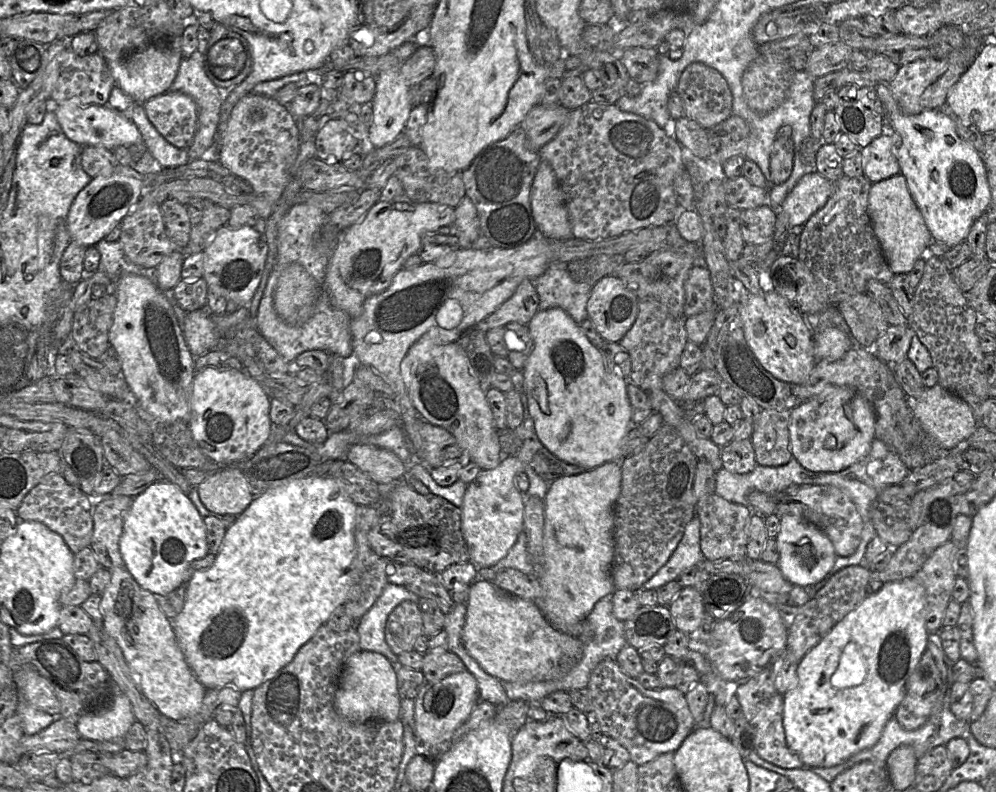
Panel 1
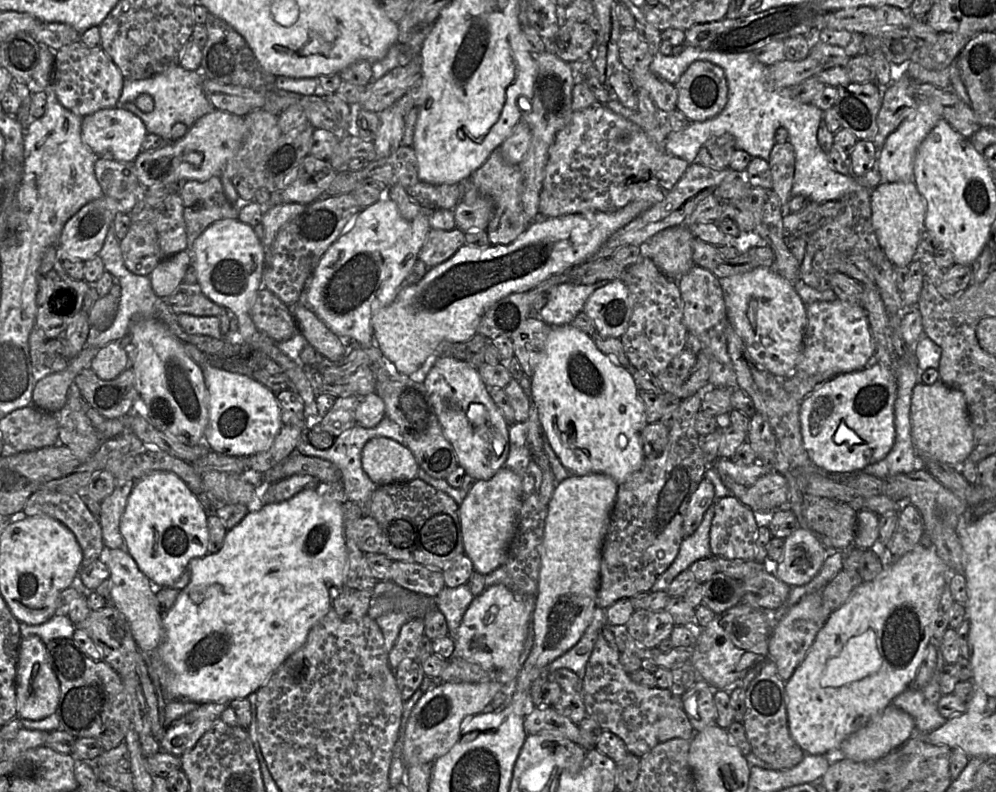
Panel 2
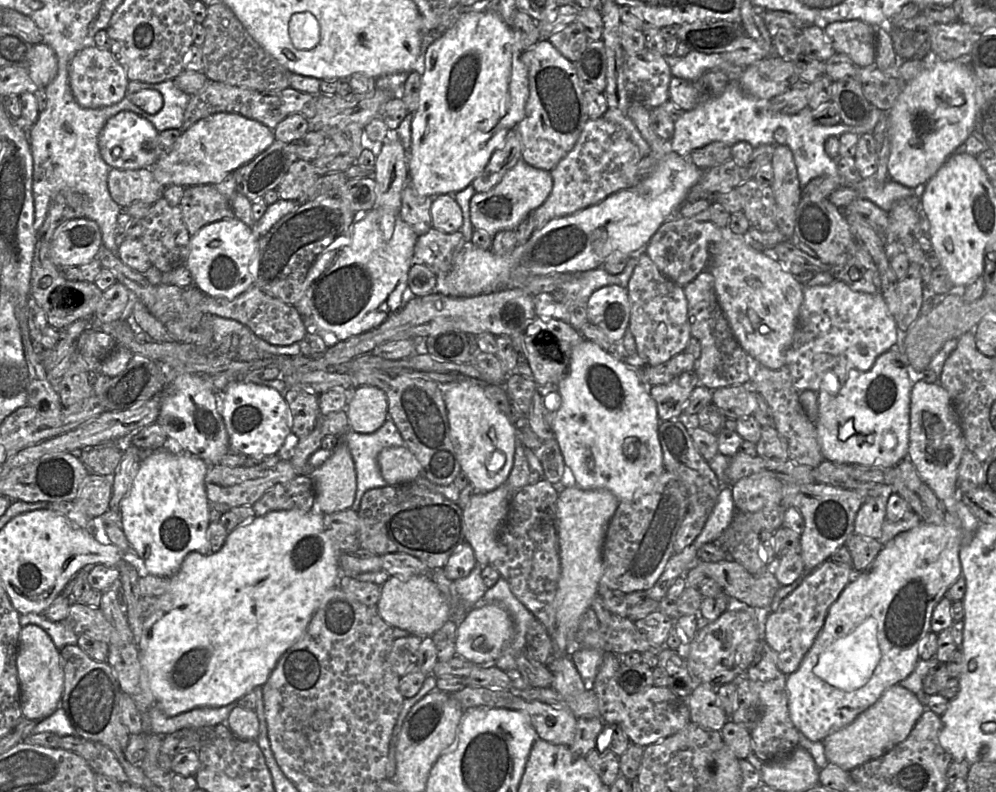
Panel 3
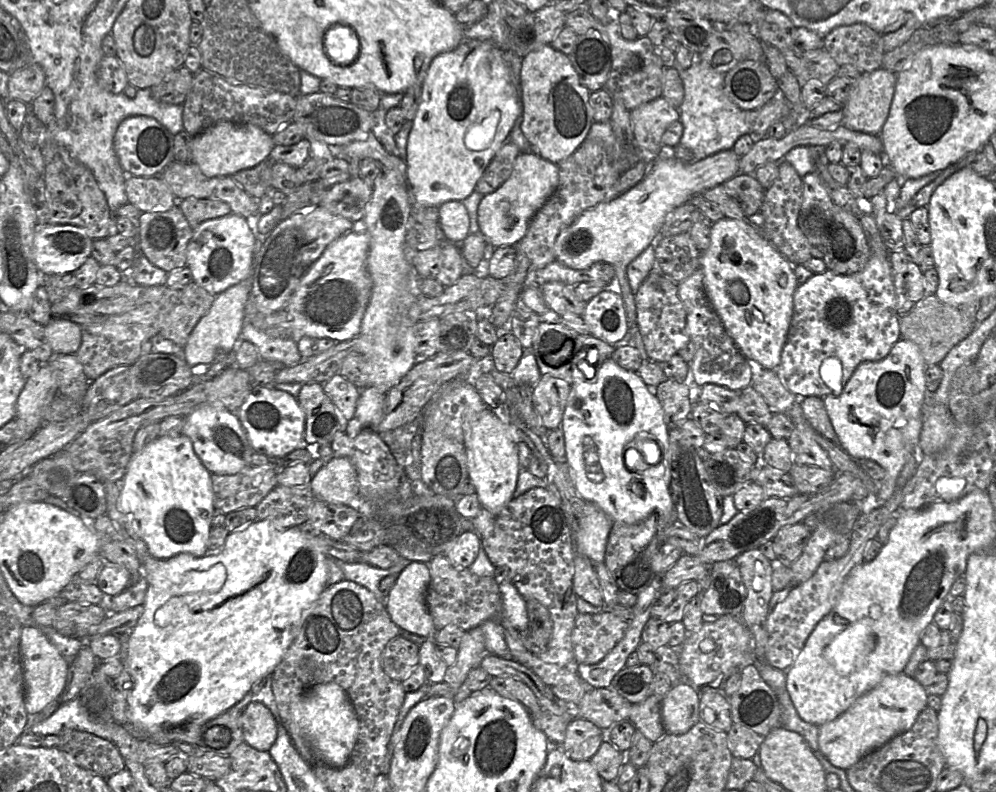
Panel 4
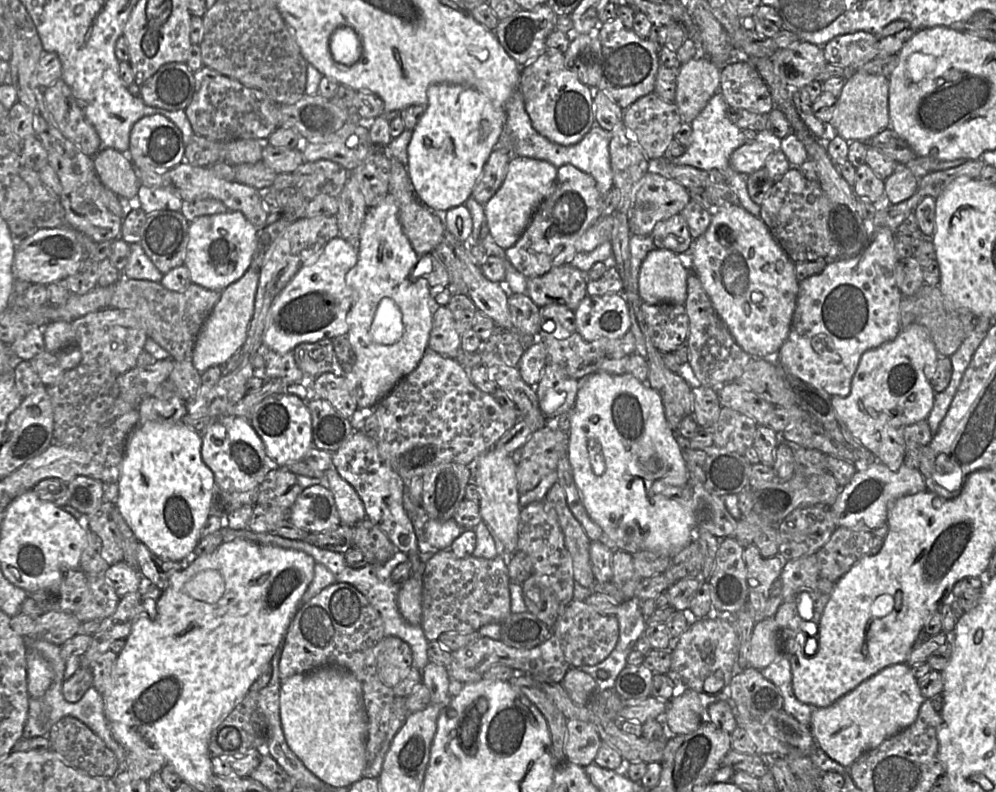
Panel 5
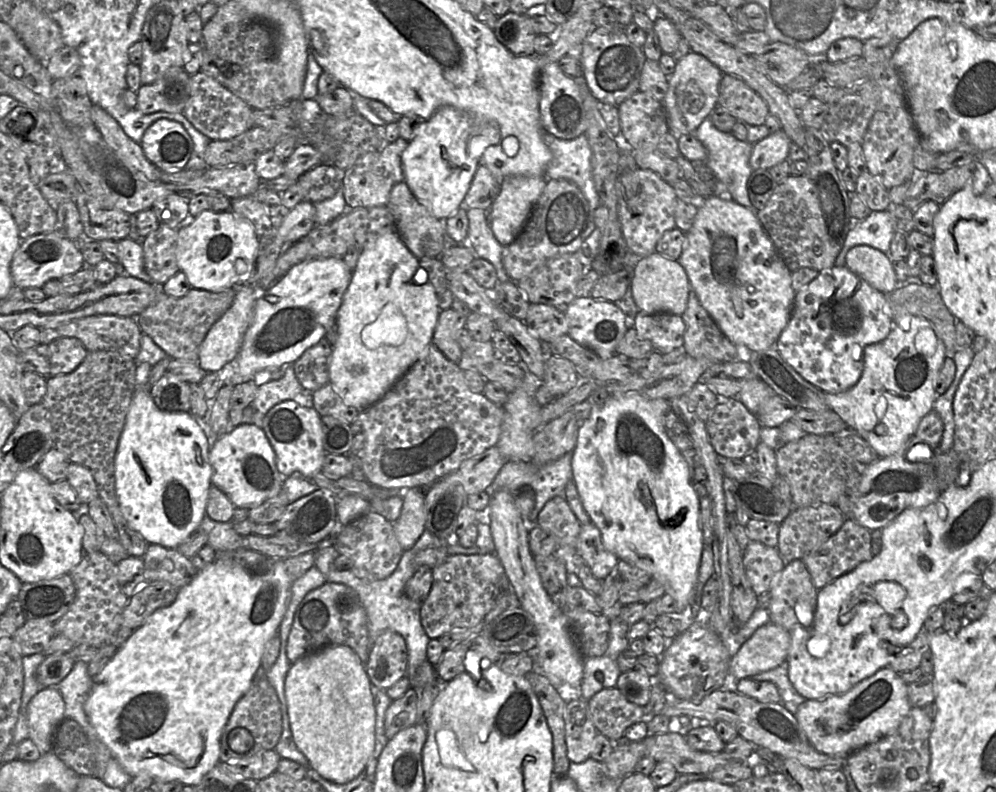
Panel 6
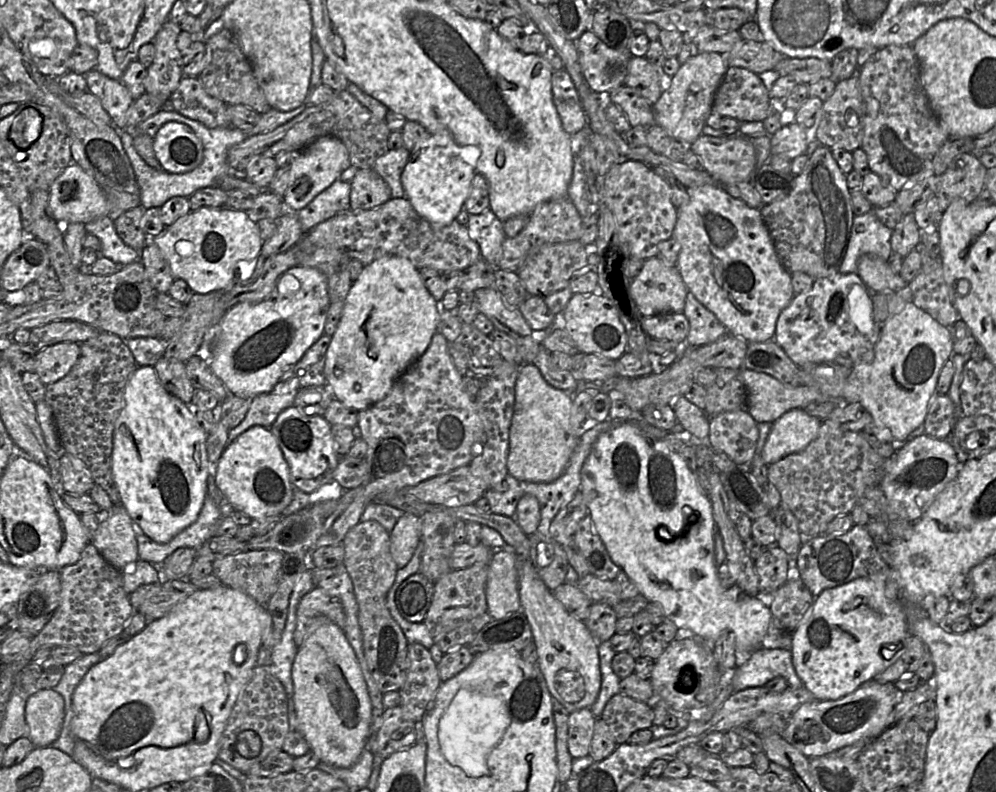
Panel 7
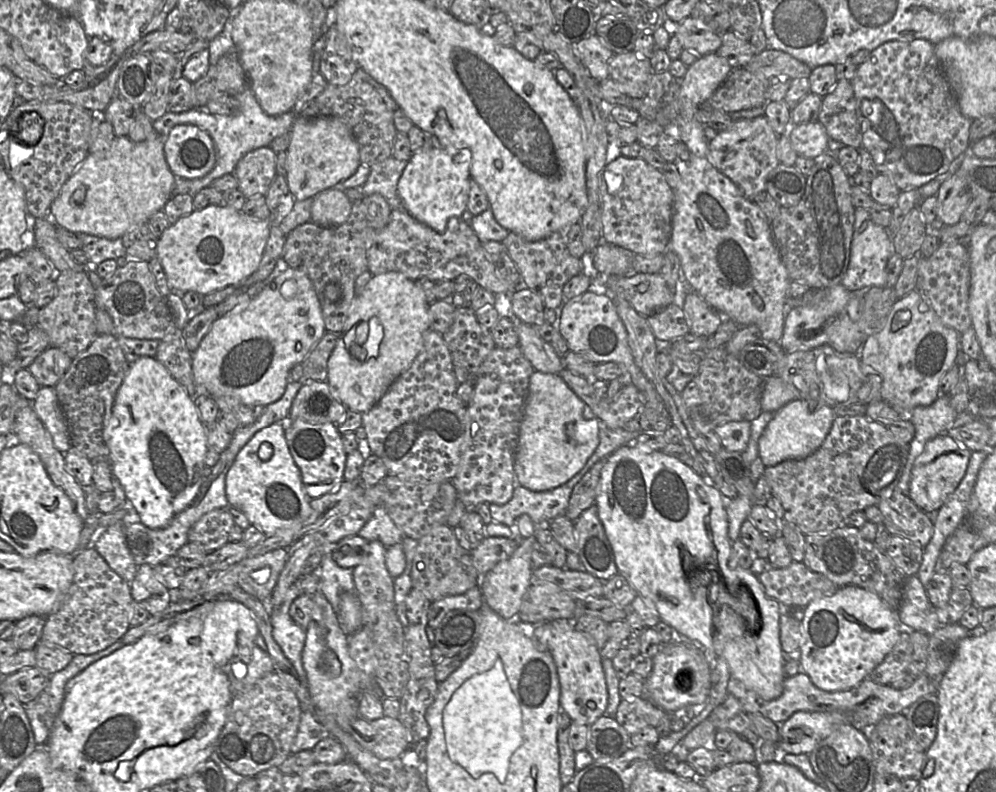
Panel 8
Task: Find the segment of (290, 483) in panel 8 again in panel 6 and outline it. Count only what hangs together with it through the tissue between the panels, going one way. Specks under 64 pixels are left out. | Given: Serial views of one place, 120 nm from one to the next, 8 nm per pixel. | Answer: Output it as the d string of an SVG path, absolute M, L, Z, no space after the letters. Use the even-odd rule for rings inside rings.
M240 424L231 432L218 436L209 448L211 482L223 491L234 507L251 509L276 496L284 477L276 468L275 452L264 431L254 424Z

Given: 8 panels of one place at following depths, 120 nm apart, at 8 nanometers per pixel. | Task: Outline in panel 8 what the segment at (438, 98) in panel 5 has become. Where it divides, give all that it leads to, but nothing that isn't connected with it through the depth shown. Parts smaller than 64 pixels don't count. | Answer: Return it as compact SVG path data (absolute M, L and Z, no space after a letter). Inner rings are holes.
M436 144L415 151L398 181L397 189L403 207L419 222L436 232L445 232L449 220L461 217L467 209L471 162L472 151L469 148L446 150Z

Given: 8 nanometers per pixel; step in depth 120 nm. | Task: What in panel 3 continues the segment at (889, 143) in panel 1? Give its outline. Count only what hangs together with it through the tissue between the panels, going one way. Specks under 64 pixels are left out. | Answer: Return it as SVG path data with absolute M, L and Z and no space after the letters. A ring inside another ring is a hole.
M932 57L924 70L907 82L888 114L890 153L888 176L908 188L916 188L927 181L947 161L951 153L974 131L977 116L977 77L965 60L942 61Z

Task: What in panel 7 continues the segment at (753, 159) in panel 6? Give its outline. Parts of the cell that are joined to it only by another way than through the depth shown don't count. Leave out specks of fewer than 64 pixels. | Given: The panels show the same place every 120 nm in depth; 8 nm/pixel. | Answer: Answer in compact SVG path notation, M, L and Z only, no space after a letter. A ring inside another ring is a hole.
M797 122L782 126L770 137L771 155L784 155L793 160L805 154L809 144L807 130Z

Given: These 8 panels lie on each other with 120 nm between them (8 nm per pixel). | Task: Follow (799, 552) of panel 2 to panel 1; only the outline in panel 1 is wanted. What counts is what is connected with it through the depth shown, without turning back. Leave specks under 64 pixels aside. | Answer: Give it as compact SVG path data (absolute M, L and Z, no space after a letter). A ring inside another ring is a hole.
M787 514L780 518L780 530L775 538L779 559L776 566L793 586L810 588L821 582L837 558L828 537L799 516Z

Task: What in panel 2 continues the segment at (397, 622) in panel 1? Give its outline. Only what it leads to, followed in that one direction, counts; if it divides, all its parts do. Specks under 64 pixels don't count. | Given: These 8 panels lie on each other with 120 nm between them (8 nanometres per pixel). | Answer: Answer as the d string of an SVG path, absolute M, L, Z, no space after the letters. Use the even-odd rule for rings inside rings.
M413 618L400 629L398 638L388 655L390 667L395 670L405 659L416 660L418 648L424 637L423 618Z

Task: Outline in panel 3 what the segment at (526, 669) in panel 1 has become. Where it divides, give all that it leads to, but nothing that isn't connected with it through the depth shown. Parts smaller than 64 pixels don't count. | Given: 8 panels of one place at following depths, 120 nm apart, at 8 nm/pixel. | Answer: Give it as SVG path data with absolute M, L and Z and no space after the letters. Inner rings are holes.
M487 604L473 607L457 628L455 639L456 656L472 663L495 664L496 659L514 634L514 622L510 614L500 605Z

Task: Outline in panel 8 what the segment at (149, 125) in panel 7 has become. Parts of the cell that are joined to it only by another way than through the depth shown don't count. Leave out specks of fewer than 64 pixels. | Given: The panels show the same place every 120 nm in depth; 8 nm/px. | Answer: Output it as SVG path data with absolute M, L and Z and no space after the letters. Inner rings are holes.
M248 87L239 95L234 95L240 103L237 113L232 115L211 114L205 108L193 108L186 112L173 113L167 111L161 118L152 122L158 137L165 142L171 129L180 124L195 125L206 131L211 137L215 149L215 165L212 170L201 178L186 179L176 177L173 195L189 194L194 196L201 189L225 174L233 173L238 161L248 152L259 147L269 147L278 136L291 130L296 115L293 110L277 116L268 115L263 111L253 92Z

